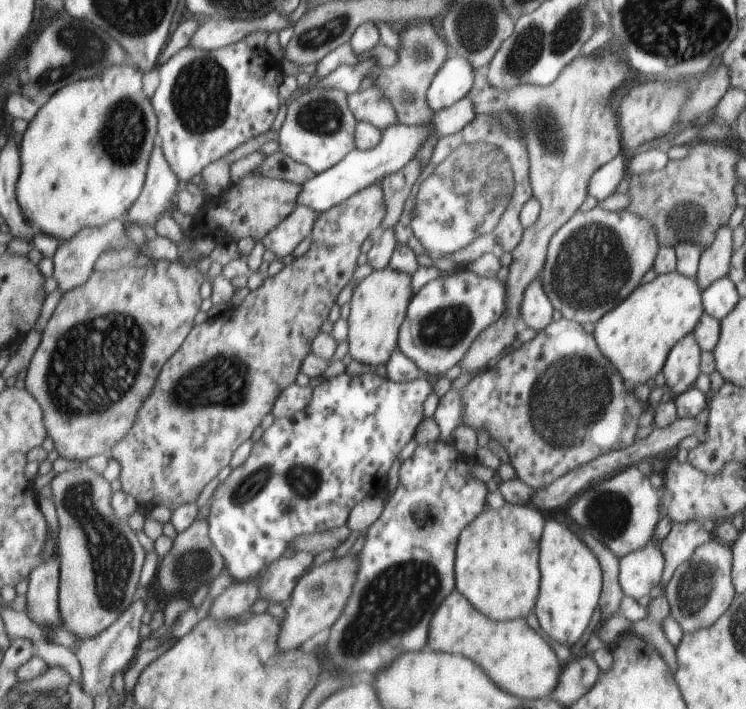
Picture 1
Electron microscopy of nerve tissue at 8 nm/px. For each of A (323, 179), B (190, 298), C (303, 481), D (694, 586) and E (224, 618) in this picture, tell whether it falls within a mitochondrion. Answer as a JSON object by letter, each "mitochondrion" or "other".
{"A":"other","B":"other","C":"mitochondrion","D":"mitochondrion","E":"other"}

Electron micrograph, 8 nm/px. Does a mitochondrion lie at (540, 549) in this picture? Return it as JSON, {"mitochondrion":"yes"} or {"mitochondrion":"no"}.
{"mitochondrion":"no"}

